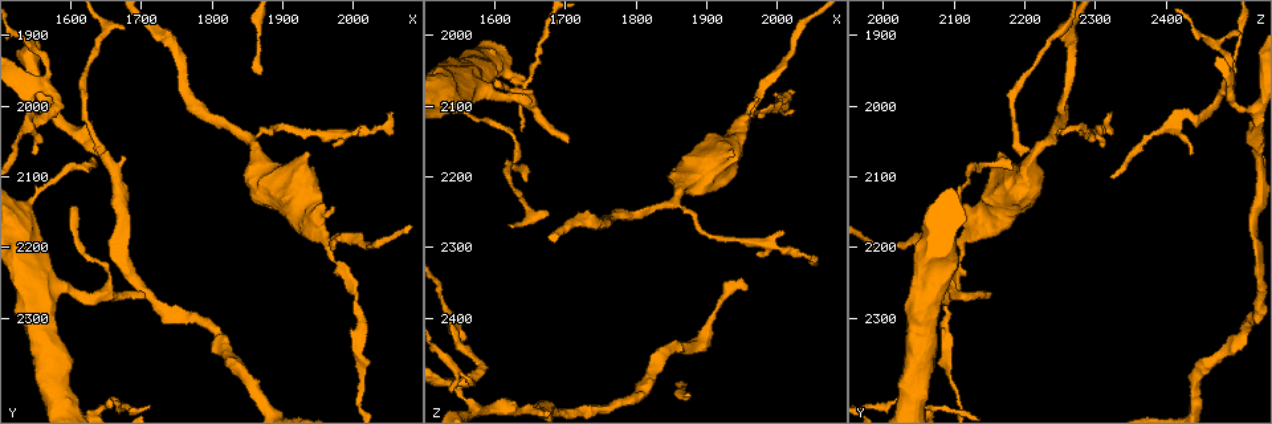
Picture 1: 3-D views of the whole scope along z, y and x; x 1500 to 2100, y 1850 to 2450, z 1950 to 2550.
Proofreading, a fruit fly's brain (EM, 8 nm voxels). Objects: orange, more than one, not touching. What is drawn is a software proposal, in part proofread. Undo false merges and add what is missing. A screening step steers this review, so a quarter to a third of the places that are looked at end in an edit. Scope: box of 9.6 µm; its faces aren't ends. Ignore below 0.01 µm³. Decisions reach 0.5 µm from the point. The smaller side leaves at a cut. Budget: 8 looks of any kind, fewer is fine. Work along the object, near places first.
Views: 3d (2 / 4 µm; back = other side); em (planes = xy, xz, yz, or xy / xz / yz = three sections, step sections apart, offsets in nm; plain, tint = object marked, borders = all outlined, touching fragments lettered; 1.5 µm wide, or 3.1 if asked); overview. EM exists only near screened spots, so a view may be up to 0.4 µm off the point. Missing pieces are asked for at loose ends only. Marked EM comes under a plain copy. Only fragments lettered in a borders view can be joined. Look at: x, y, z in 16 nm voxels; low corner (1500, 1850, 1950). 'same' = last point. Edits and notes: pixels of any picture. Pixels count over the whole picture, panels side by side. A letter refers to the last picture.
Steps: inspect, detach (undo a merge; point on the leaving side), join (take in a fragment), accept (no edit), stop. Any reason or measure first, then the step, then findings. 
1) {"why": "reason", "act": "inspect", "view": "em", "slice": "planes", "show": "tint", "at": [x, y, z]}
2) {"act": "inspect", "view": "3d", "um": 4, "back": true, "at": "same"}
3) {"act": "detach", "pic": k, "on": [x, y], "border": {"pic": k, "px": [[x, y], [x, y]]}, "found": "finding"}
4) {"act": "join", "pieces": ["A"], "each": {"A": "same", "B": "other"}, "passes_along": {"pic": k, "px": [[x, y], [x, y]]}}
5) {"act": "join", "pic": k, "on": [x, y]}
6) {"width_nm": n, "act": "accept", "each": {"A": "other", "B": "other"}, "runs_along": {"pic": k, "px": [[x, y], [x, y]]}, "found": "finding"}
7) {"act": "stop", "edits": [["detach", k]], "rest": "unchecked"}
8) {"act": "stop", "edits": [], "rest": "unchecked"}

{"why": "branch stops here", "act": "inspect", "view": "3d", "um": 2, "at": [1630, 2090, 2185]}

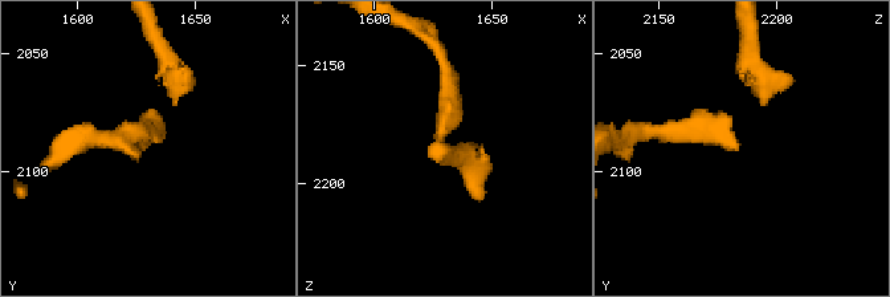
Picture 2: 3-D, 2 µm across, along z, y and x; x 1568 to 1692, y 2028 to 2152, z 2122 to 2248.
{"act": "inspect", "view": "em", "slice": "planes", "show": "tint", "at": [1629, 2092, 2183]}

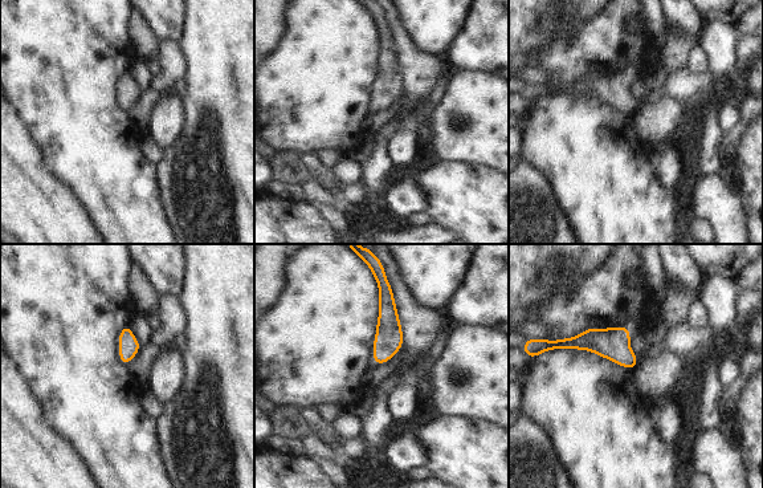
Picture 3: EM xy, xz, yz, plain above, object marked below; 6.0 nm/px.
{"why": "see the neighbours", "act": "inspect", "view": "em", "slice": "planes", "show": "borders", "at": "same"}

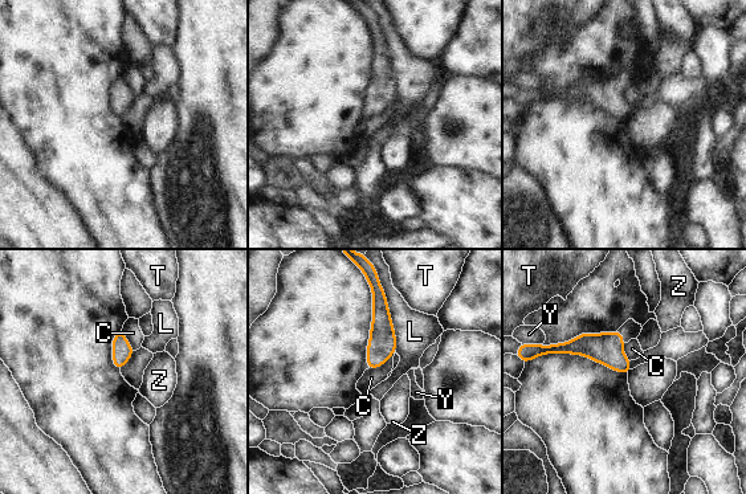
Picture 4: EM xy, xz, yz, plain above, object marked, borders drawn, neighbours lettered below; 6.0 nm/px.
{"act": "accept", "each": {"C": "other", "L": "other", "T": "other", "Y": "other", "Z": "other"}, "border": {"pic": 4, "px": [[394, 352], [380, 366], [367, 370]]}, "found": "none of them fits"}

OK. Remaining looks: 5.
{"why": "branch stops here", "act": "inspect", "view": "em", "slice": "planes", "show": "tint", "at": [1705, 2270, 2150]}

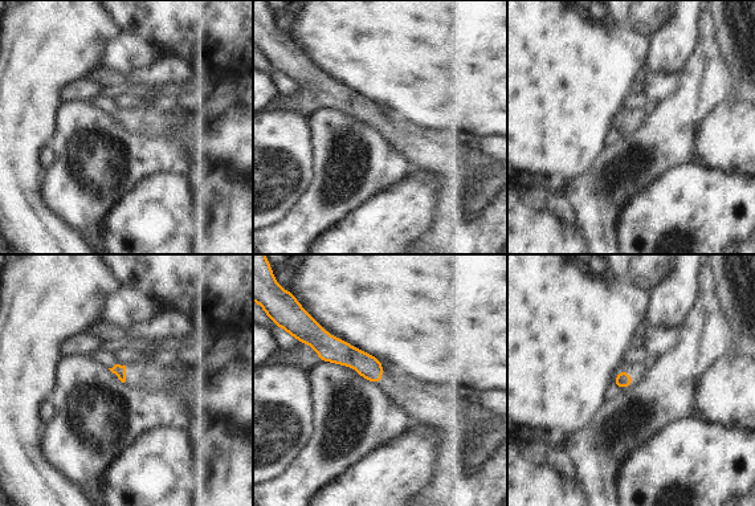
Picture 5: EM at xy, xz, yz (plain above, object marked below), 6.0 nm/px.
{"act": "inspect", "view": "em", "slice": "planes", "show": "borders", "at": "same"}

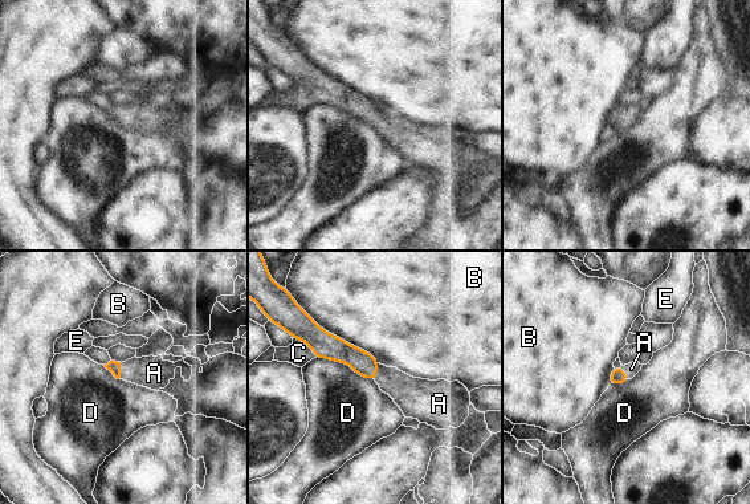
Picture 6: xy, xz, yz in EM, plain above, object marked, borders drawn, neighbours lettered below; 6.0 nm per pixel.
{"act": "join", "pieces": ["A"], "each": {"A": "same", "B": "other", "C": "other", "D": "other", "E": "other"}, "passes_along": {"pic": 6, "px": [[365, 364], [376, 372], [411, 394]]}, "found": "the neuron continues"}

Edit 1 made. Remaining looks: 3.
{"why": "see it whole again", "act": "inspect", "view": "overview"}

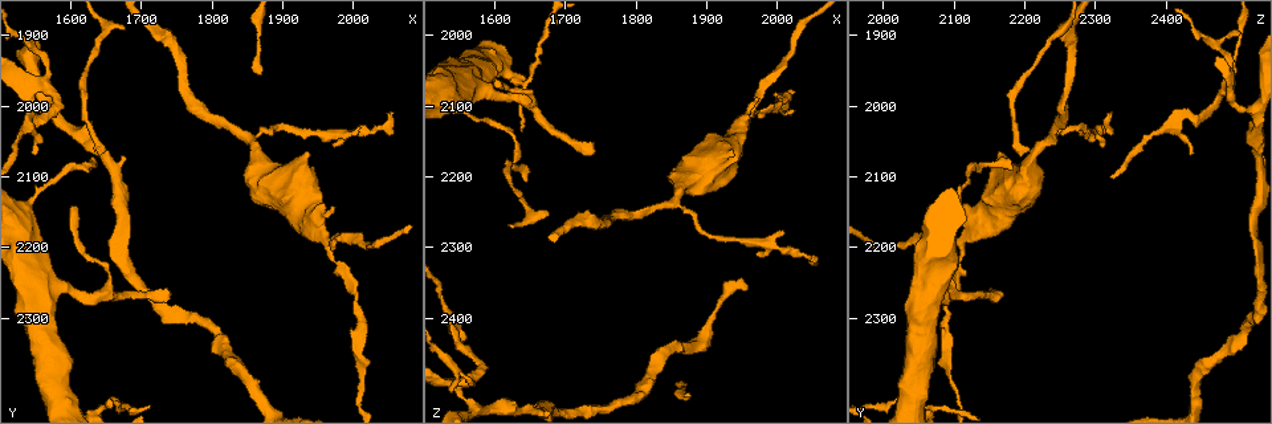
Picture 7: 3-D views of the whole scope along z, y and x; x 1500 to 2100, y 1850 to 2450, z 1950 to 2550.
{"why": "thin arm on a thick one", "act": "inspect", "view": "em", "slice": "yz", "step": 8, "show": "tint", "at": [1960, 2195, 2110]}

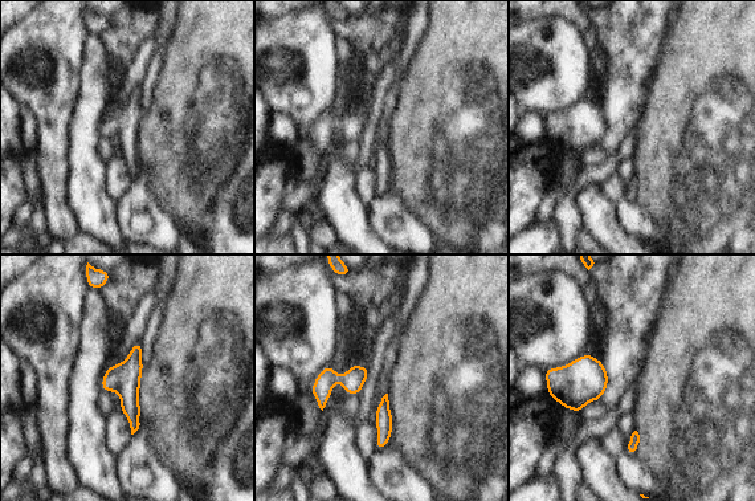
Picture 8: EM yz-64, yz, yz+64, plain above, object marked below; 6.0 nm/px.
{"act": "inspect", "view": "em", "slice": "planes", "show": "borders", "at": "same"}

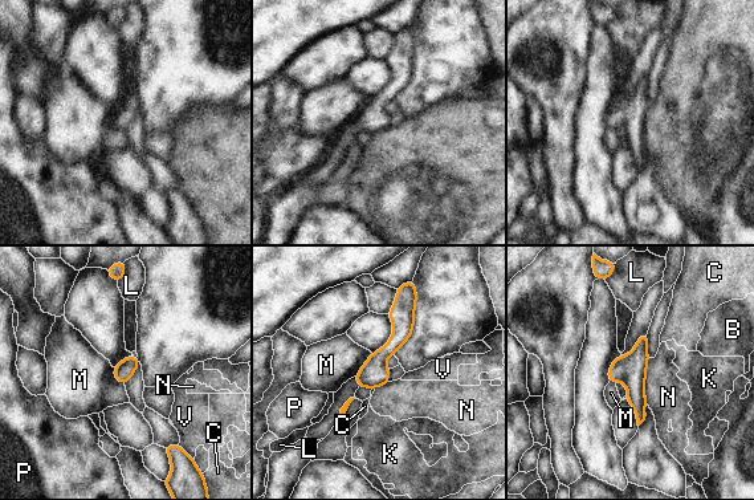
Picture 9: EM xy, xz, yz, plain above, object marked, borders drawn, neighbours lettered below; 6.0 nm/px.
{"act": "accept", "each": {"B": "other", "C": "other", "K": "other", "L": "other", "M": "other", "N": "other", "P": "other", "V": "other"}, "runs_along": {"pic": 9, "px": [[399, 299], [400, 336], [361, 383]]}, "found": "continuous, no second neuron"}

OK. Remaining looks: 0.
{"act": "stop", "edits": [["join", 6]], "rest": "unchecked"}

